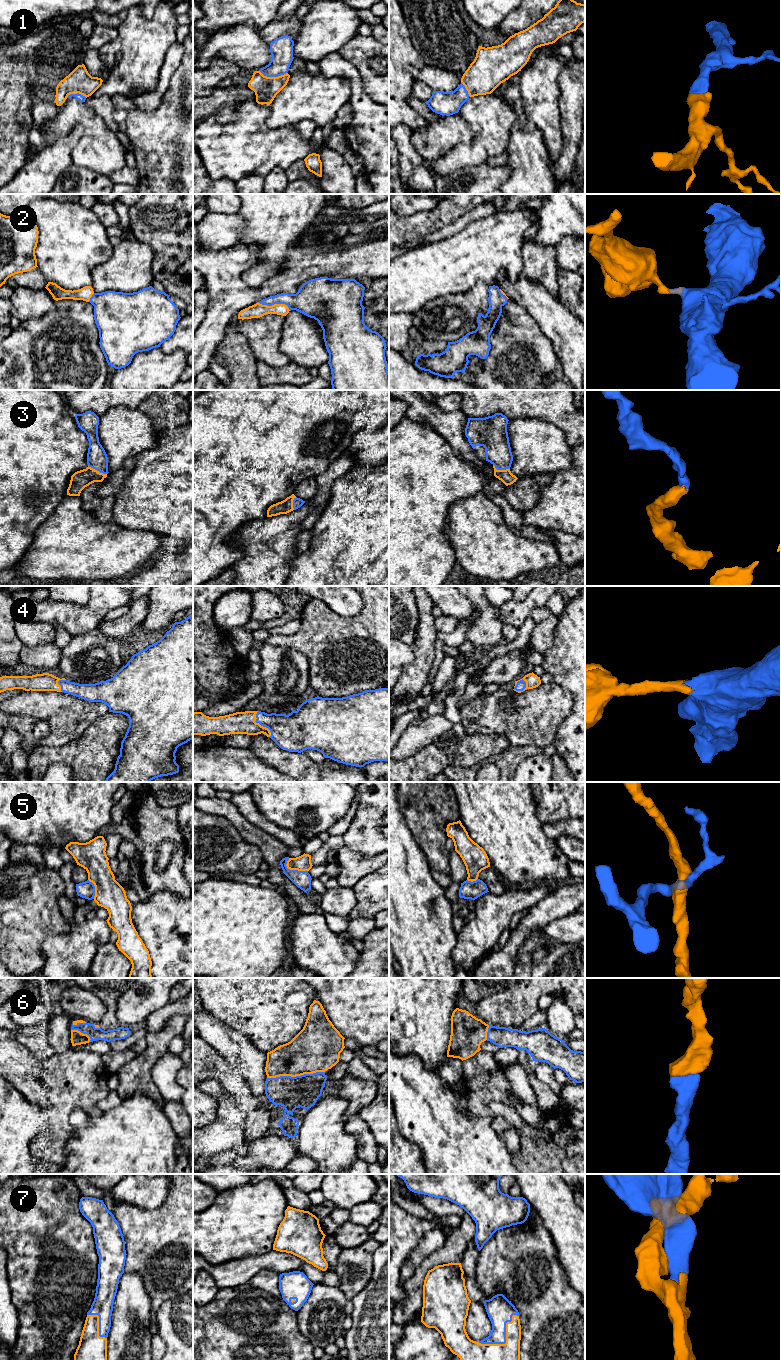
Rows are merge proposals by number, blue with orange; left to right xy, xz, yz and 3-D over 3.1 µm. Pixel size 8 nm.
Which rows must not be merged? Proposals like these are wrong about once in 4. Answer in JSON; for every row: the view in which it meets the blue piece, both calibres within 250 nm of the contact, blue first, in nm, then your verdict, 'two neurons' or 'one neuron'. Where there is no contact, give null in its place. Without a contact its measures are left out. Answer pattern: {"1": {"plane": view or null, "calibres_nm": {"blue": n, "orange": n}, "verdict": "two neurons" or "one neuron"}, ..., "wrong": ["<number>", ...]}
{"1": {"plane": "xz", "calibres_nm": {"blue": 180, "orange": 190}, "verdict": "one neuron"}, "2": {"plane": "xz", "calibres_nm": {"blue": 200, "orange": 120}, "verdict": "one neuron"}, "3": {"plane": "xy", "calibres_nm": {"blue": 160, "orange": 140}, "verdict": "one neuron"}, "4": {"plane": "xz", "calibres_nm": {"blue": 300, "orange": 180}, "verdict": "one neuron"}, "5": {"plane": "xz", "calibres_nm": {"blue": 140, "orange": 130}, "verdict": "two neurons"}, "6": {"plane": "xz", "calibres_nm": {"blue": 260, "orange": 360}, "verdict": "one neuron"}, "7": {"plane": "yz", "calibres_nm": {"blue": 220, "orange": 150}, "verdict": "one neuron"}, "wrong": ["5"]}

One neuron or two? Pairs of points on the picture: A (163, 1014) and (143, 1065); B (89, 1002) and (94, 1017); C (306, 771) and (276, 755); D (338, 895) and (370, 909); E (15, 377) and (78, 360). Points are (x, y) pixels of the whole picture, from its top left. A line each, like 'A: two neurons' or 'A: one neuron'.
A: two neurons
B: one neuron
C: one neuron
D: two neurons
E: one neuron

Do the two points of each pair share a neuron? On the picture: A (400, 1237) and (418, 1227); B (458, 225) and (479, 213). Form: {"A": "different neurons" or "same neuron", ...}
{"A": "same neuron", "B": "same neuron"}

